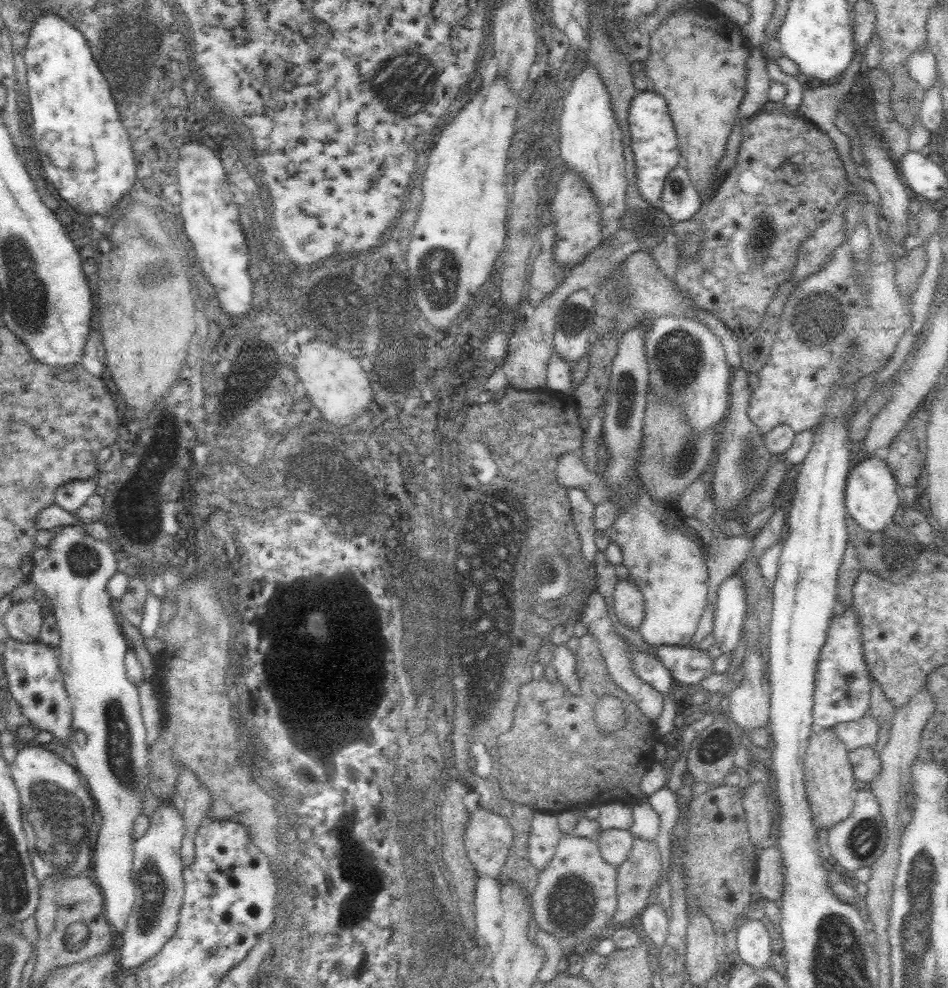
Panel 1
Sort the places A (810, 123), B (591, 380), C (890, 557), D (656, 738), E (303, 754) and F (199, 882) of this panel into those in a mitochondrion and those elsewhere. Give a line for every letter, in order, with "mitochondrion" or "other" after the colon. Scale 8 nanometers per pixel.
A: other
B: other
C: mitochondrion
D: other
E: mitochondrion
F: other

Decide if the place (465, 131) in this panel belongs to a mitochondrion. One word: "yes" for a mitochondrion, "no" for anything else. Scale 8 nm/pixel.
no

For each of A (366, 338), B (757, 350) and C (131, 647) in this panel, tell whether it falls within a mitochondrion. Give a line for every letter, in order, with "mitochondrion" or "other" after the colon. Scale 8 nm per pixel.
A: mitochondrion
B: other
C: other

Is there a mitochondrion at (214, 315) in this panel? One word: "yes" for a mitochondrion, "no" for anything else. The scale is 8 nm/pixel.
no

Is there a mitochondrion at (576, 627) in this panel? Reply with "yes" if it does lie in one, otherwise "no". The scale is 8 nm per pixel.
no

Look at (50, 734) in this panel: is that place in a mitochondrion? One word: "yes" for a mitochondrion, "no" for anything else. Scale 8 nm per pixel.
no

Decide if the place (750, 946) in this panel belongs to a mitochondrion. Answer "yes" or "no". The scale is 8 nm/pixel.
no

